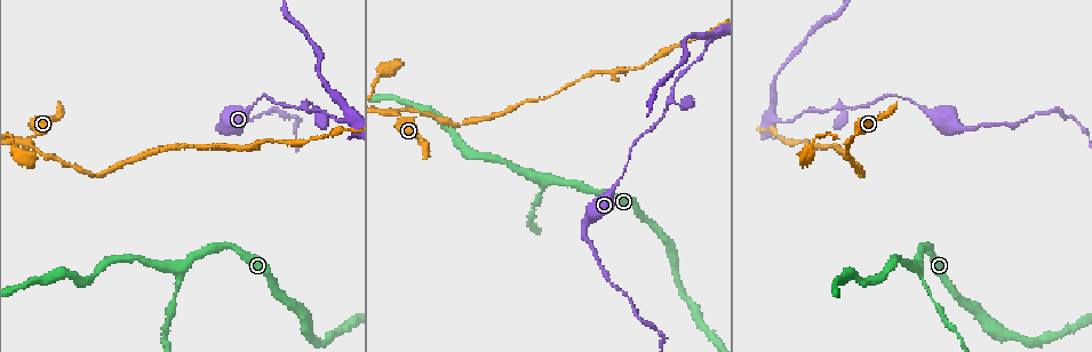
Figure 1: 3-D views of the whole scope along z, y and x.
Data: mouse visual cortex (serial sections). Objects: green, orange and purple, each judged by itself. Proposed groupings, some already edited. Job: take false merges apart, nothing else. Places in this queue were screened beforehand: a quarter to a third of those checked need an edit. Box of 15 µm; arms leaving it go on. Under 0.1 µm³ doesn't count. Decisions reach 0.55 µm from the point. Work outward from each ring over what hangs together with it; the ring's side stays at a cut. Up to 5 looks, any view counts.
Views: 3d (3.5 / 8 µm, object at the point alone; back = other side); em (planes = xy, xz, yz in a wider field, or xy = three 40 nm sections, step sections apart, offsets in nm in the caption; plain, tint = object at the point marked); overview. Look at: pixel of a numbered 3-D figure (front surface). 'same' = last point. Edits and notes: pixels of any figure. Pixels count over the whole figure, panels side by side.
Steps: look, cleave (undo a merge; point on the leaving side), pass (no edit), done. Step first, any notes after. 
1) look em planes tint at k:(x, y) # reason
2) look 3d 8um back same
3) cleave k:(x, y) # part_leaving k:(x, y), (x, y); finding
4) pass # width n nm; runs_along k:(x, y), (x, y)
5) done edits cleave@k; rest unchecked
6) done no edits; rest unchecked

look 3d 8um at 1:(398, 112) # branch point

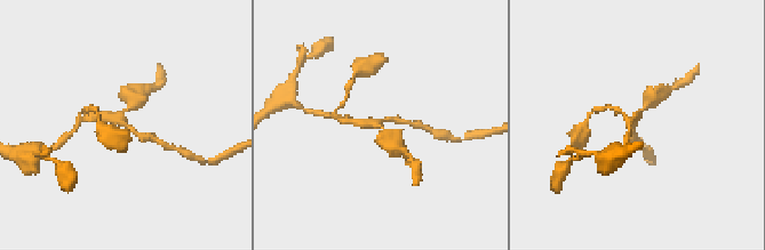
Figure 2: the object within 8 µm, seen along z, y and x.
look 3d 3.5um at 2:(377, 124) # closer look

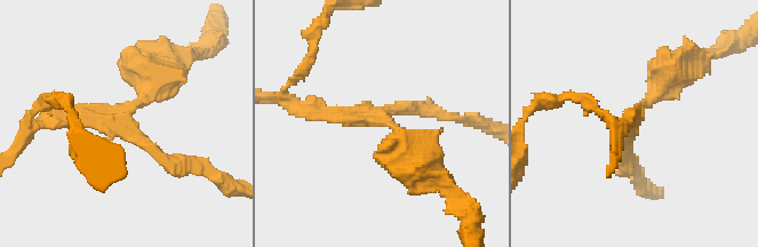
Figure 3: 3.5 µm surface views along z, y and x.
look em xy step 1 tint at 3:(379, 115) # arms 3; arm_widths 200, 200, 450 nm

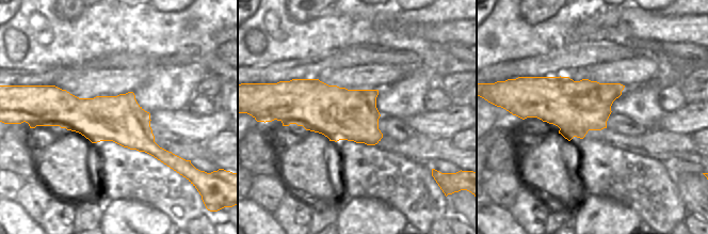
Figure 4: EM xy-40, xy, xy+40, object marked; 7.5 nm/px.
pass # runs_along 4:(48, 109), (121, 119), (174, 158); all the same cell

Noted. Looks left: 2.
look 3d 8um at 1:(545, 184) # three-way junction

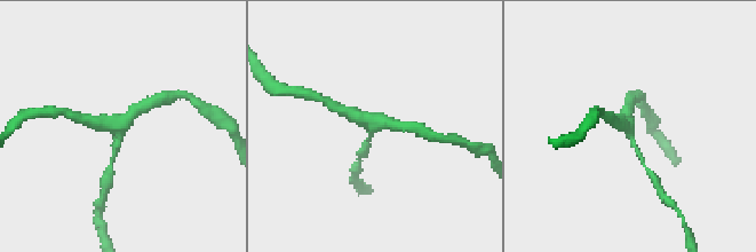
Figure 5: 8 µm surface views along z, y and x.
look 3d 3.5um at 5:(629, 133) # closer look

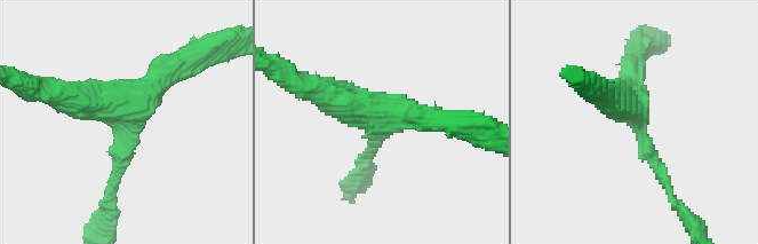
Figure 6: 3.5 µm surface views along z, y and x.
pass # arm_widths 200, 300, 400 nm; runs_along 6:(190, 60), (129, 102), (56, 94); one cell here

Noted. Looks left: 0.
done no edits; rest unchecked

